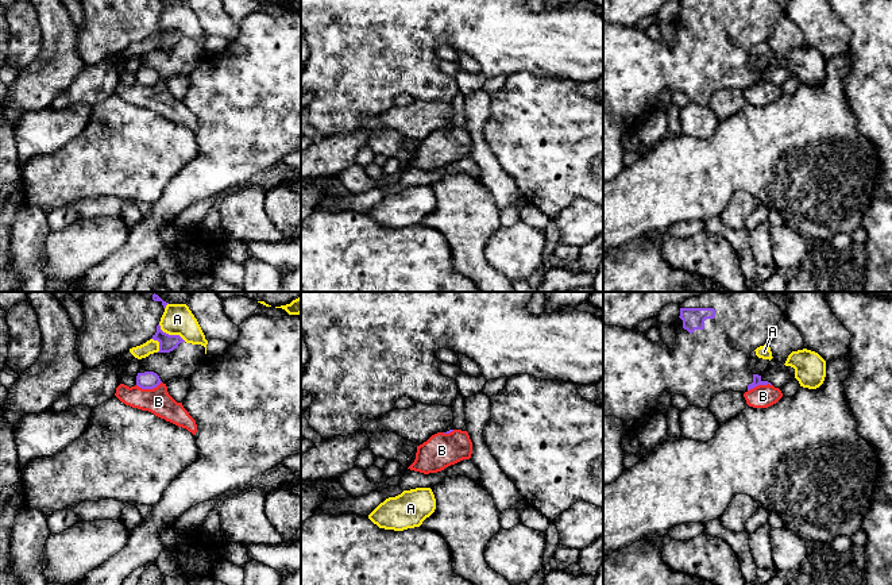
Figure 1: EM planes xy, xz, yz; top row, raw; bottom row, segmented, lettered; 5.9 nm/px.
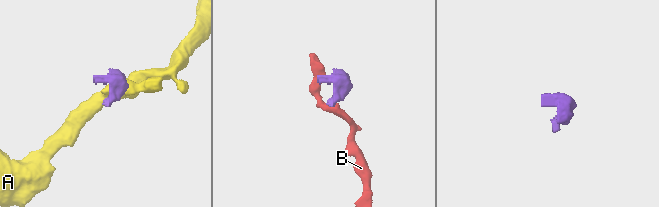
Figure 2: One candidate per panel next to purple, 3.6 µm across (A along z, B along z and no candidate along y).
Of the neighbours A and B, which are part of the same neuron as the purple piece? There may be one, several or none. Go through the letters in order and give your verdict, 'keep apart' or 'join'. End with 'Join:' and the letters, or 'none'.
A: keep apart
B: keep apart
Join: none

